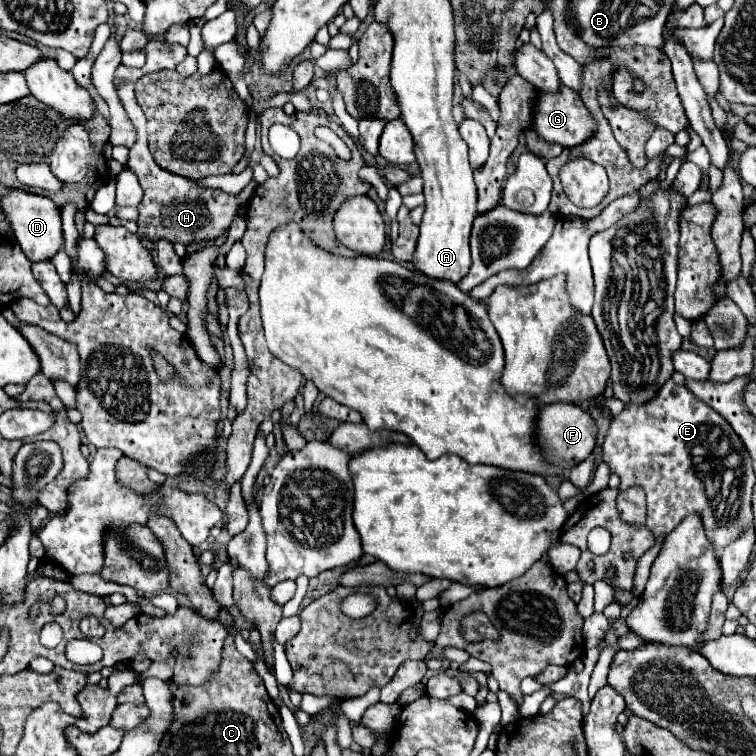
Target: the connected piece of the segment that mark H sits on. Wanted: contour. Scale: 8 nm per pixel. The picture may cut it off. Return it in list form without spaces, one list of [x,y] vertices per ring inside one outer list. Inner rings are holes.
[[[118,66],[116,68],[116,74],[114,74],[114,86],[116,86],[116,92],[128,112],[128,118],[132,120],[134,124],[134,130],[136,130],[136,142],[134,146],[130,148],[130,156],[128,156],[128,168],[138,176],[142,188],[144,188],[144,198],[138,206],[138,212],[140,212],[140,218],[138,218],[138,234],[156,242],[160,238],[166,238],[170,242],[180,242],[184,246],[190,246],[190,244],[202,244],[202,242],[214,242],[216,238],[220,238],[230,222],[234,220],[236,216],[236,210],[238,206],[244,202],[244,200],[250,200],[254,188],[256,188],[256,182],[252,180],[240,196],[230,196],[222,190],[212,190],[212,188],[202,188],[198,182],[194,180],[188,180],[184,176],[178,176],[178,174],[172,174],[164,168],[160,168],[150,150],[148,150],[148,132],[146,132],[146,116],[142,112],[142,108],[138,106],[136,98],[134,98],[134,84],[138,78],[142,78],[144,72],[138,70],[138,68],[128,68],[128,66]]]

